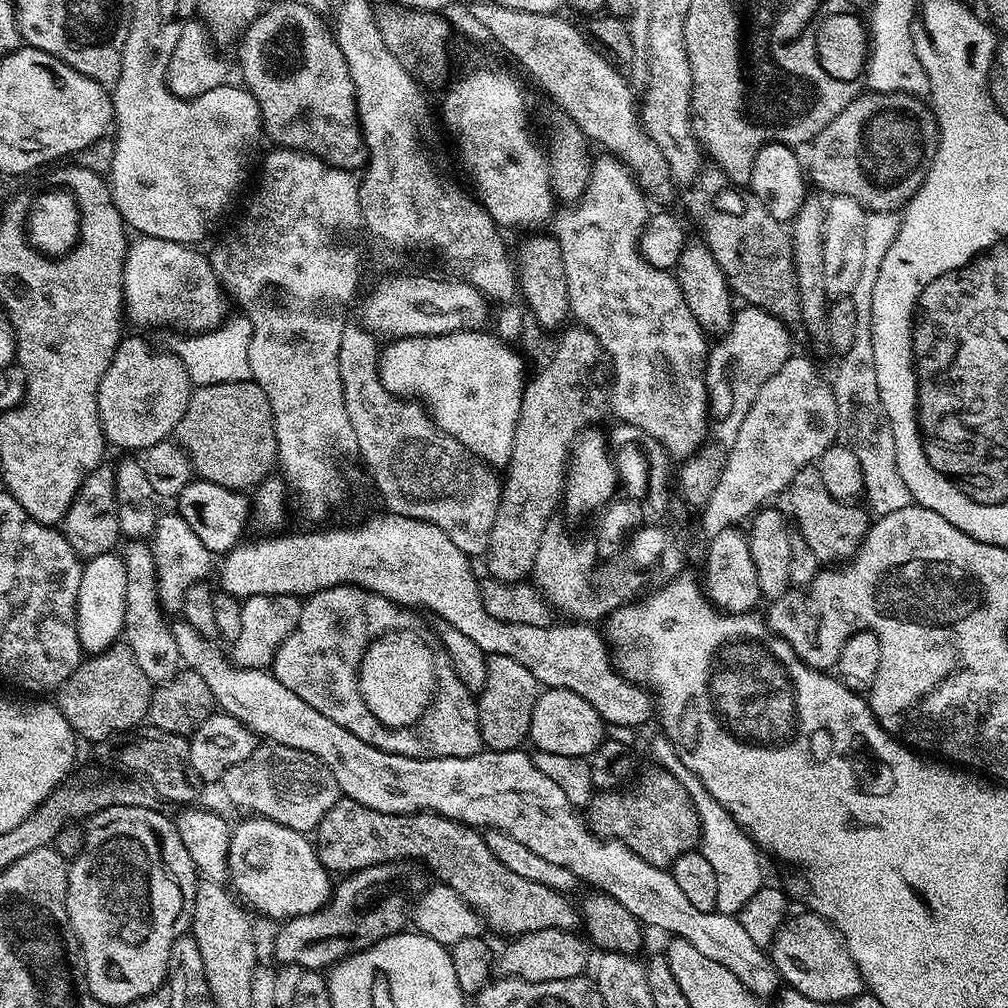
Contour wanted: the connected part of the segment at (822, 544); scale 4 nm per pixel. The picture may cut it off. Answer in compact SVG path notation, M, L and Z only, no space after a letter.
M816 466L798 470L786 493L788 504L793 508L791 519L800 527L799 539L817 555L821 562L847 562L855 556L860 544L868 534L870 516L863 507L851 508L848 502L841 502L826 490L825 483Z

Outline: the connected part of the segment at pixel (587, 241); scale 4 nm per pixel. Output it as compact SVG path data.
M600 154L592 163L593 172L584 194L576 203L562 207L561 211L559 209L552 222L552 232L565 263L570 316L577 325L591 331L603 348L610 365L611 415L649 435L651 441L664 447L673 461L683 462L700 452L703 440L707 441L710 436L708 387L704 381L710 340L704 329L698 326L694 314L690 314L690 306L684 300L675 275L650 266L650 262L640 256L640 232L650 215L649 201L643 189L618 158Z

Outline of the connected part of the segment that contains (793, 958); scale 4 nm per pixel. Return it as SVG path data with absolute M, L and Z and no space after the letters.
M804 910L801 913L801 916L793 915L785 920L770 946L770 960L781 981L818 1002L837 1004L861 995L866 988L864 979L854 958L850 958L839 932L815 912Z

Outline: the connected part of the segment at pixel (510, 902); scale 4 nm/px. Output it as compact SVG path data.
M341 798L334 802L334 806L330 806L330 810L326 810L326 814L320 820L320 825L314 830L314 847L318 858L324 863L324 867L329 873L351 874L360 872L364 868L373 868L375 864L390 864L393 862L405 862L404 860L421 860L430 871L436 875L439 883L445 884L448 888L454 890L454 894L458 894L471 906L482 919L485 925L494 926L500 932L516 932L512 934L523 934L525 932L541 932L547 928L557 928L558 930L573 931L581 923L580 913L575 903L571 904L569 897L558 890L550 890L550 886L542 886L542 882L530 882L530 878L522 878L519 874L514 874L510 870L506 870L506 866L502 866L502 862L498 862L498 858L494 858L494 854L490 854L490 846L486 846L483 835L475 827L464 824L460 820L451 820L445 816L440 816L436 812L408 812L406 814L382 814L378 810L370 810L370 806L362 806L362 802L354 802L347 798Z

